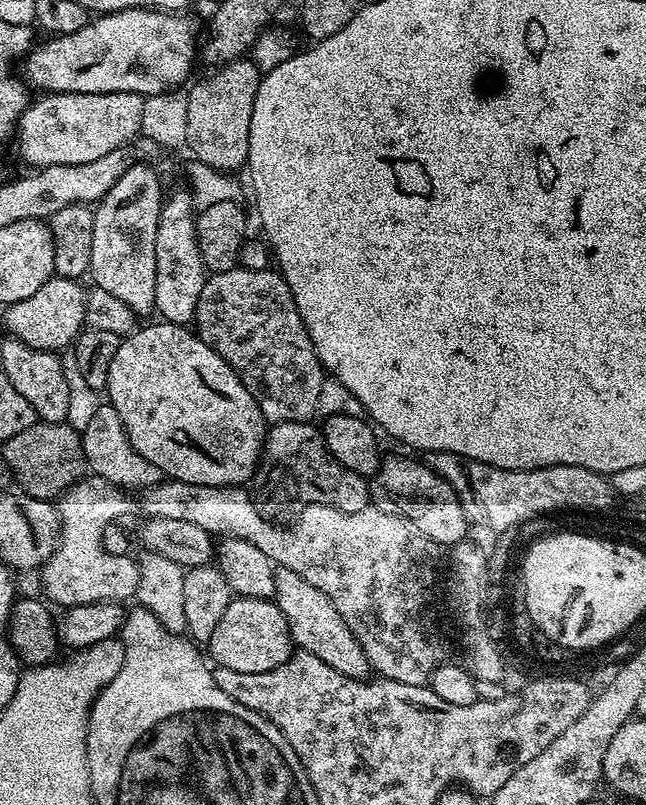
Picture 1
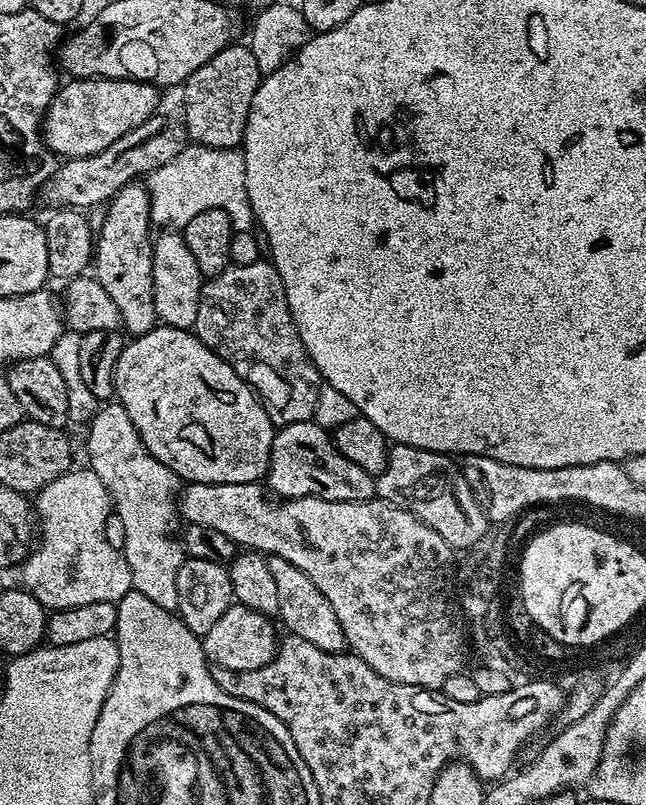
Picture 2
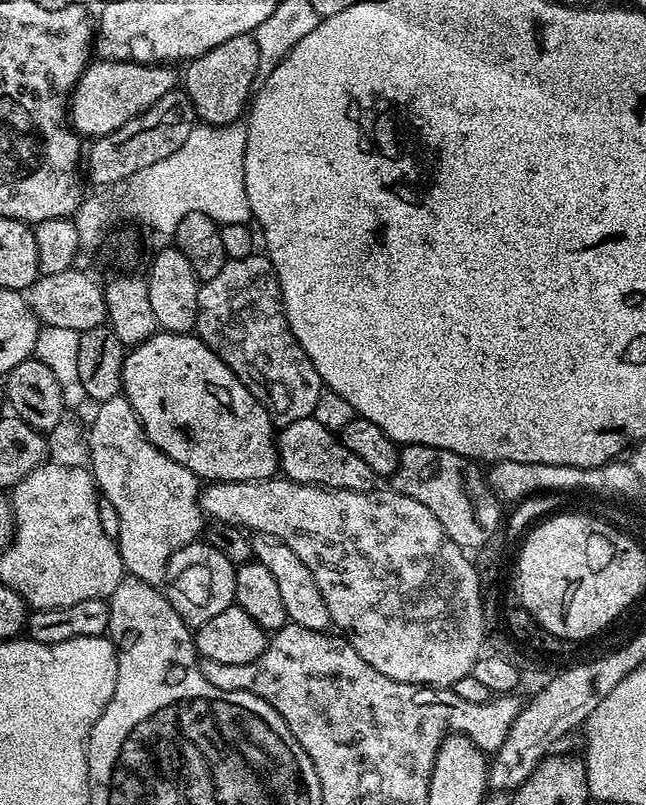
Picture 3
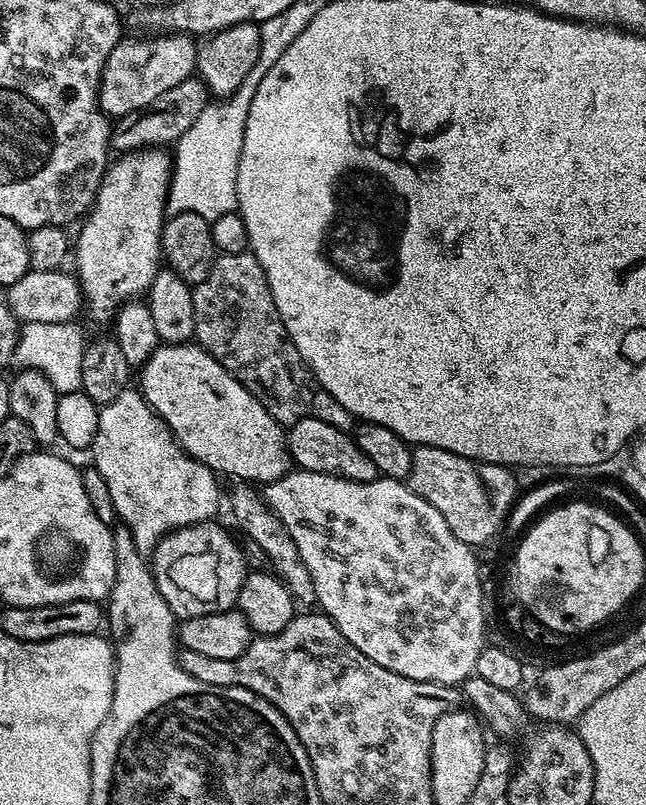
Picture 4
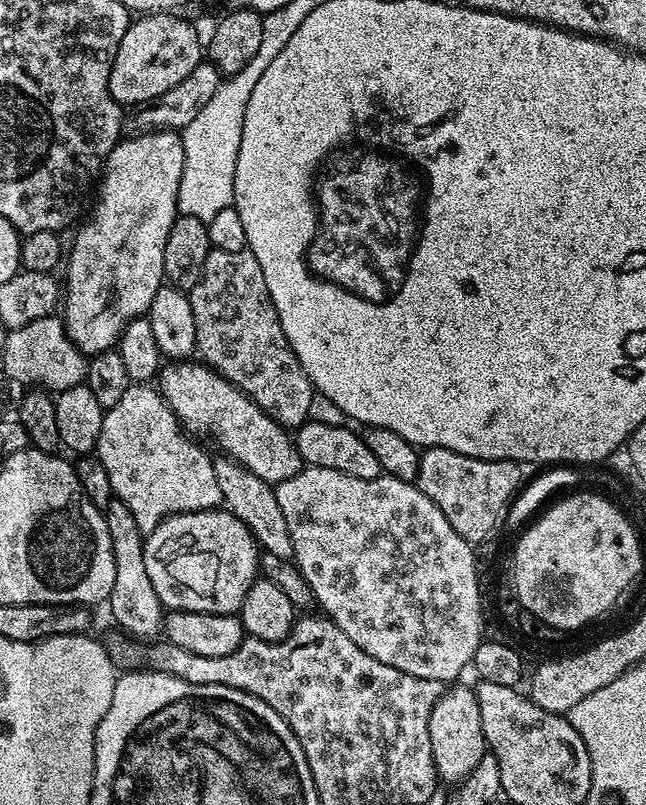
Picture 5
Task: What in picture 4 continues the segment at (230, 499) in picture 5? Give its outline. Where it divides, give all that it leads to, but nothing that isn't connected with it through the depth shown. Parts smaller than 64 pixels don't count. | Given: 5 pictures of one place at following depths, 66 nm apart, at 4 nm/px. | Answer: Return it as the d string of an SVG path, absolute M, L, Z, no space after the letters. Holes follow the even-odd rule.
M236 487L240 488L232 492L232 516L236 519L237 526L241 528L241 533L262 546L271 571L290 590L293 600L301 605L308 604L304 606L315 605L314 582L310 578L310 570L306 570L306 562L302 562L302 554L298 554L298 546L294 546L294 538L290 538L280 519L268 509L263 495L255 487Z

